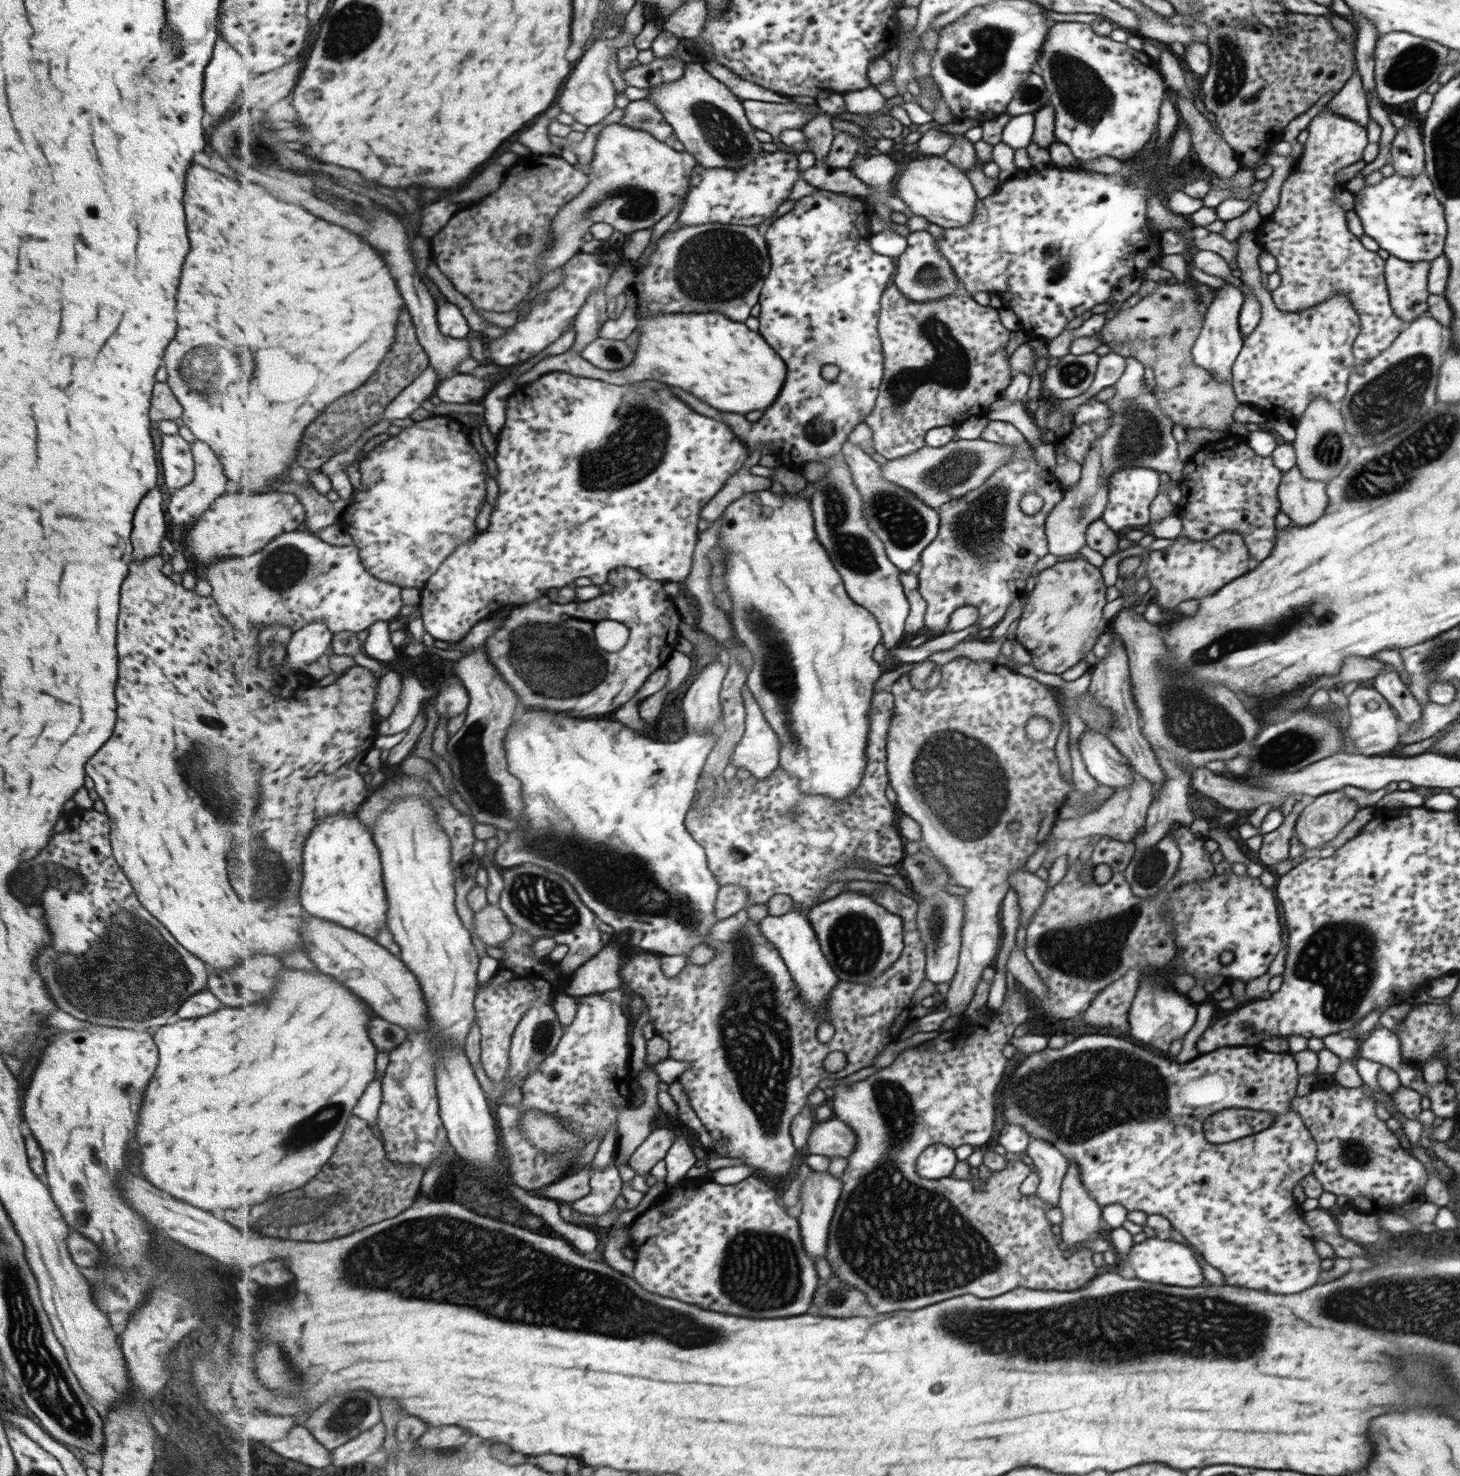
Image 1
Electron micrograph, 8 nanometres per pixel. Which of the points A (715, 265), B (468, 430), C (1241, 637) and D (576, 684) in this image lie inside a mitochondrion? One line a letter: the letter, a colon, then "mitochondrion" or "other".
A: mitochondrion
B: other
C: mitochondrion
D: mitochondrion

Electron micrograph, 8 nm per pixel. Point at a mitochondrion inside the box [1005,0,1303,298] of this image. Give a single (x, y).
(1086, 97)

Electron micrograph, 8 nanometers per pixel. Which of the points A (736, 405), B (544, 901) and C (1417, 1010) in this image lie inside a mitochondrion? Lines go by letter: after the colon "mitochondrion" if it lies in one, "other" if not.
A: other
B: mitochondrion
C: other

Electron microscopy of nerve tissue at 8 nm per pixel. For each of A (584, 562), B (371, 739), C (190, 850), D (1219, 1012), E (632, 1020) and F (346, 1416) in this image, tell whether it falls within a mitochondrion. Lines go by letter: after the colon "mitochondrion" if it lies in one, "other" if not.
A: other
B: other
C: other
D: other
E: other
F: mitochondrion

